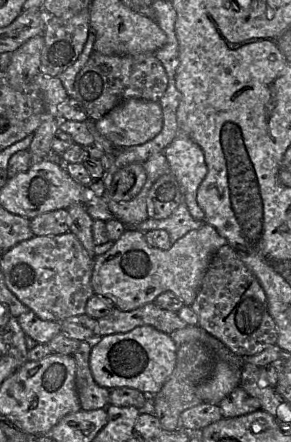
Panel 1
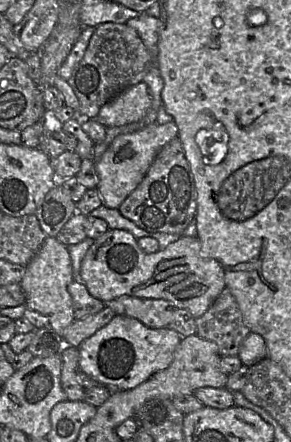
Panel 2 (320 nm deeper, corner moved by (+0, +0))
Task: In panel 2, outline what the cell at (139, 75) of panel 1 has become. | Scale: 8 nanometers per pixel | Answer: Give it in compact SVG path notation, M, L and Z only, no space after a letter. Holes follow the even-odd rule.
M104 22L95 27L83 58L67 80L79 100L78 116L96 119L101 107L127 87L143 81L152 55L136 30L126 23Z

